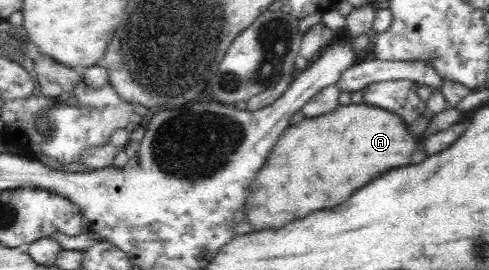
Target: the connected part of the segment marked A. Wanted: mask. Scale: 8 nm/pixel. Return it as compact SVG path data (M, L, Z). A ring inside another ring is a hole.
M367 104L340 105L331 113L314 118L306 117L281 134L264 167L250 184L242 210L246 222L253 225L253 231L281 229L293 221L305 219L313 211L341 205L345 199L349 199L349 195L353 195L353 191L361 189L369 181L378 179L393 169L408 167L417 146L423 143L412 137L400 117Z

